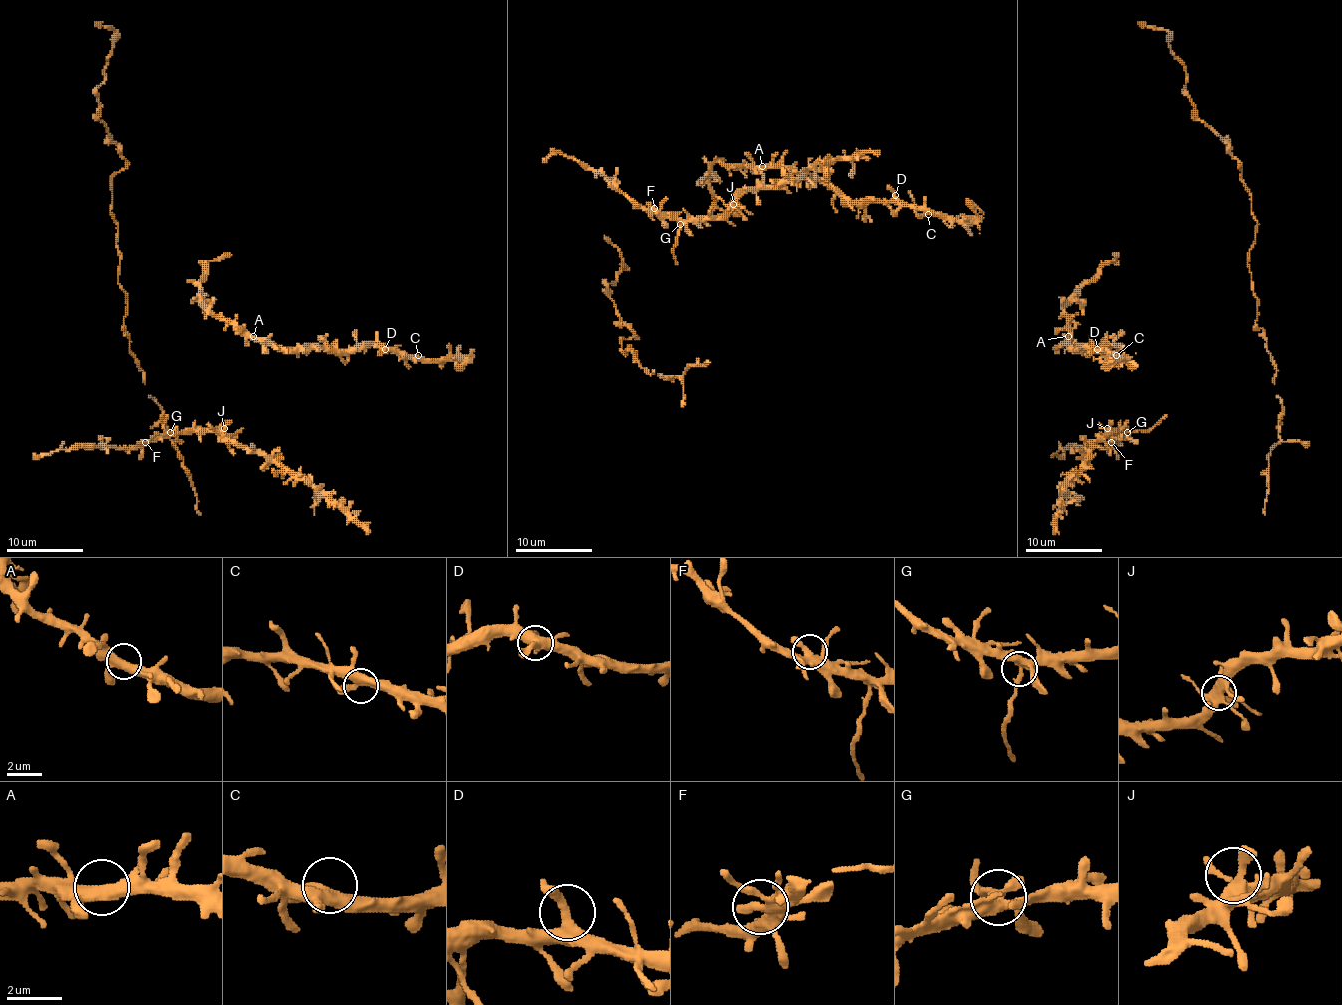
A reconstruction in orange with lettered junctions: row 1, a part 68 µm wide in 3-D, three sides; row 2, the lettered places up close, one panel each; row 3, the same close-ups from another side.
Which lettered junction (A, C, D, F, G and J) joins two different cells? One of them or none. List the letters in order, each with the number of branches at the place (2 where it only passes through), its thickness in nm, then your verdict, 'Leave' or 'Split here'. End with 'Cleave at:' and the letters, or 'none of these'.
A: Branches: 3. Thickness 400 nm. Leave
C: Branches: 3. Thickness 400 nm. Leave
D: Branches: 3. Thickness 340 nm. Leave
F: Branches: 4. Thickness 360 nm. Leave
G: Branches: 4. Thickness 340 nm. Split here
J: Branches: 5. Thickness 380 nm. Leave
Cleave at: G

